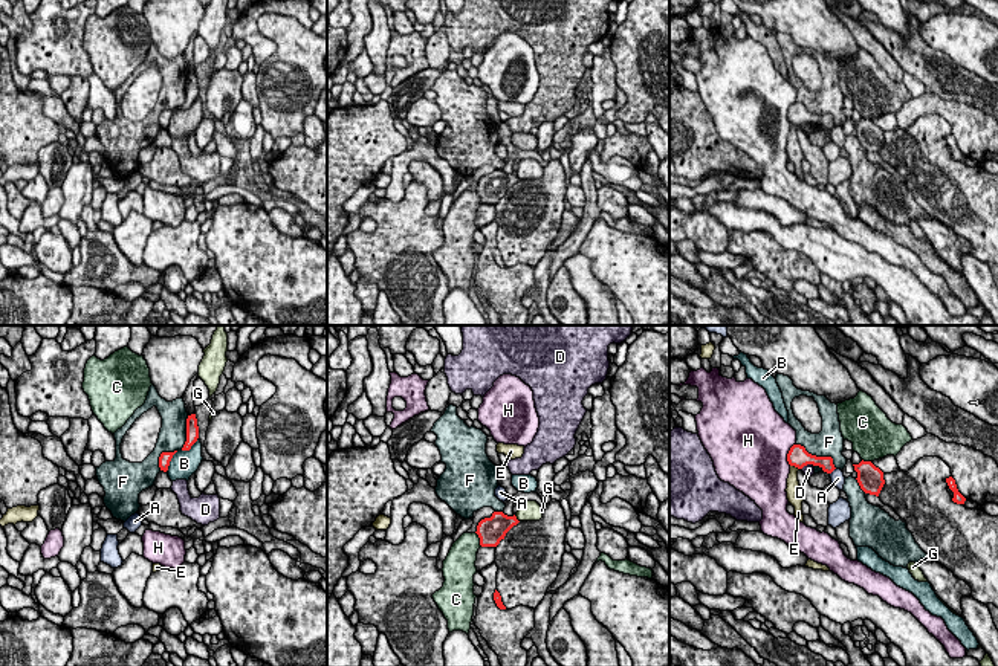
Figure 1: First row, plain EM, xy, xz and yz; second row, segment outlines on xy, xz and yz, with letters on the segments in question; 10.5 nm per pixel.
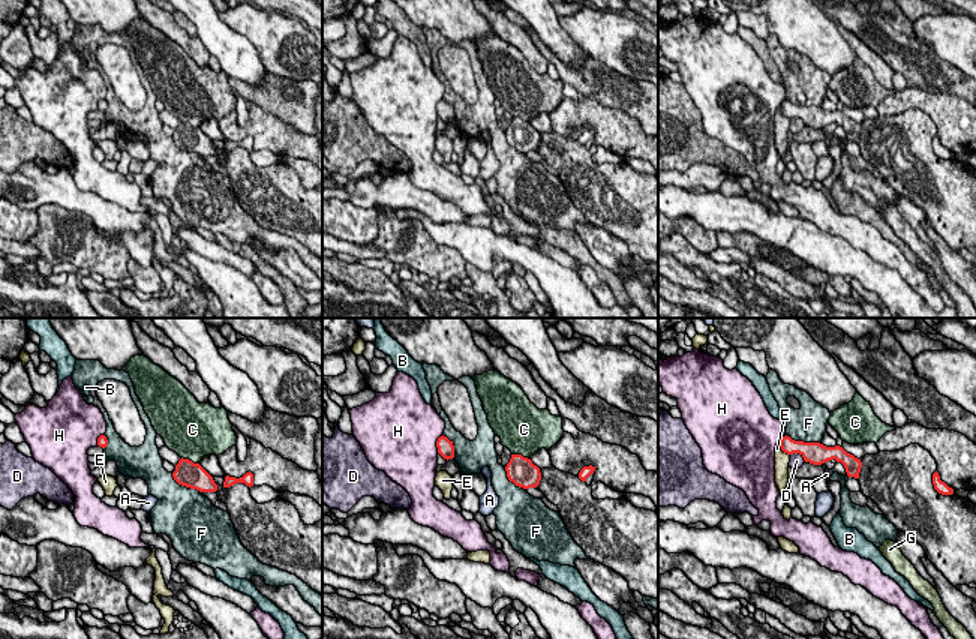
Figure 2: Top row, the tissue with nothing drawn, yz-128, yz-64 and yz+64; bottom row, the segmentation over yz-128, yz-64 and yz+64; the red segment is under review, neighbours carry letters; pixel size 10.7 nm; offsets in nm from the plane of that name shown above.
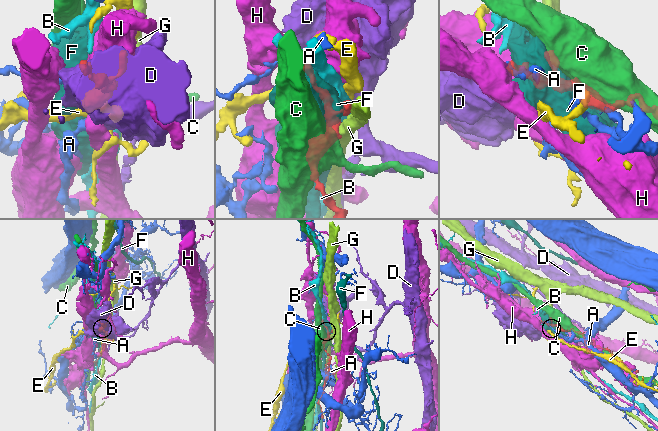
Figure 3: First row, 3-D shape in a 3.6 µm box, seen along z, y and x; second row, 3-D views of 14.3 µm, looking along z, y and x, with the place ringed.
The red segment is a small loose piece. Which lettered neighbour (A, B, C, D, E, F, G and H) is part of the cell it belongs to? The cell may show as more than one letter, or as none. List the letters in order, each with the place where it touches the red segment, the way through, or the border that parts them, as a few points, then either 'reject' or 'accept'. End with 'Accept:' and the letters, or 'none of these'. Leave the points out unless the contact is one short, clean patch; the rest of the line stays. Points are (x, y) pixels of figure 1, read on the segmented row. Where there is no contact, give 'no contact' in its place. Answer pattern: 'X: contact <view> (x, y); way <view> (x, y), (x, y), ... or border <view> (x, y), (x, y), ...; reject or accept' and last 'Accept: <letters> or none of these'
A: contact yz (833, 469); accept
B: contact xy (170, 460); reject
C: contact xz (480, 539); reject
D: contact yz (807, 463); reject
E: contact yz (795, 466); border yz (790, 465), (798, 469); reject
F: contact yz (819, 457); reject
G: contact xz (515, 518); border xz (514, 515), (518, 521); reject
H: contact yz (787, 454); reject
Accept: A

